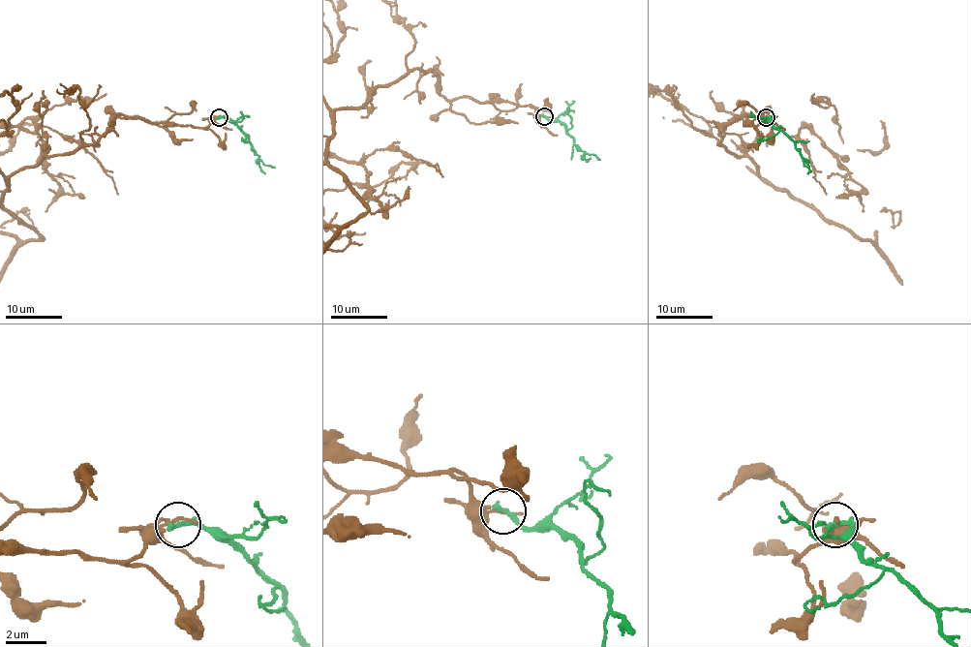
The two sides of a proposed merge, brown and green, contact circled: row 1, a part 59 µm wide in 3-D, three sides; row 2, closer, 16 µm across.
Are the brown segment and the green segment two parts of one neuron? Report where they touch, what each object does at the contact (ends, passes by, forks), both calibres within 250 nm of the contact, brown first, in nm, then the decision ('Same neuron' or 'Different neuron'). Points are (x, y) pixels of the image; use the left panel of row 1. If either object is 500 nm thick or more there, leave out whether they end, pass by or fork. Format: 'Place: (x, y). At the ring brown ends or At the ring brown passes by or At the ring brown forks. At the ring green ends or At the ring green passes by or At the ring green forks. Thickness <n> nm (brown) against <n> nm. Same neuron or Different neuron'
Place: (219, 117). At the ring brown ends. At the ring green ends. Thickness 190 nm (brown) against 320 nm. Same neuron

